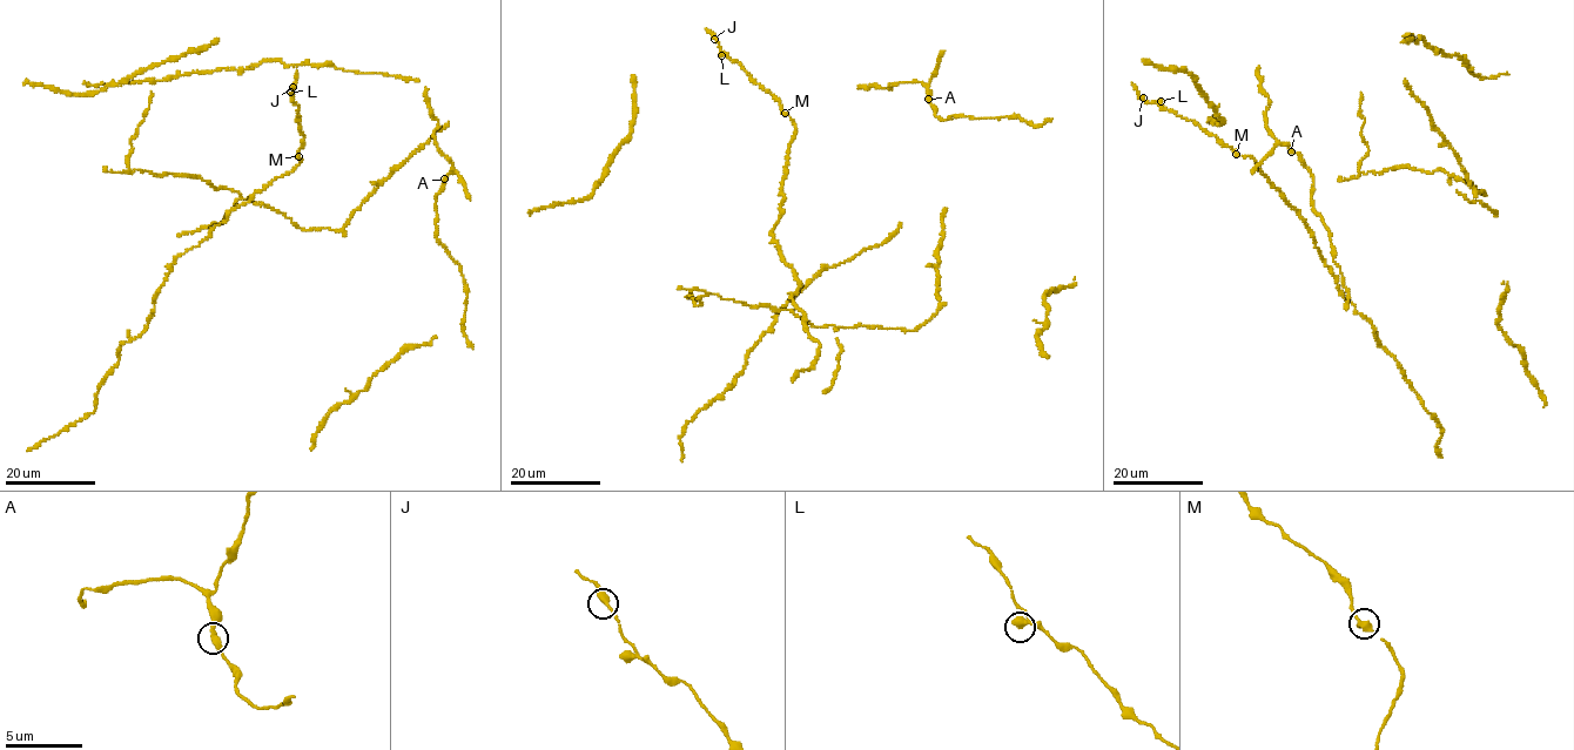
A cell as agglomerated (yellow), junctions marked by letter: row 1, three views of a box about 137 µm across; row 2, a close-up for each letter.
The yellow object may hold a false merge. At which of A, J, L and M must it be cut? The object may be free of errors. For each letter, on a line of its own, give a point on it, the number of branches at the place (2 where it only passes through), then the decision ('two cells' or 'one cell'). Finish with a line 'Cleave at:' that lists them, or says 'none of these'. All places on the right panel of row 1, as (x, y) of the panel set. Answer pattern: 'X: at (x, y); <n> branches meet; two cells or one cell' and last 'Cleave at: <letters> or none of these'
A: at (1291, 151); 2 branches meet; one cell
J: at (1143, 98); 2 branches meet; one cell
L: at (1161, 101); 2 branches meet; one cell
M: at (1236, 154); 2 branches meet; one cell
Cleave at: none of these

